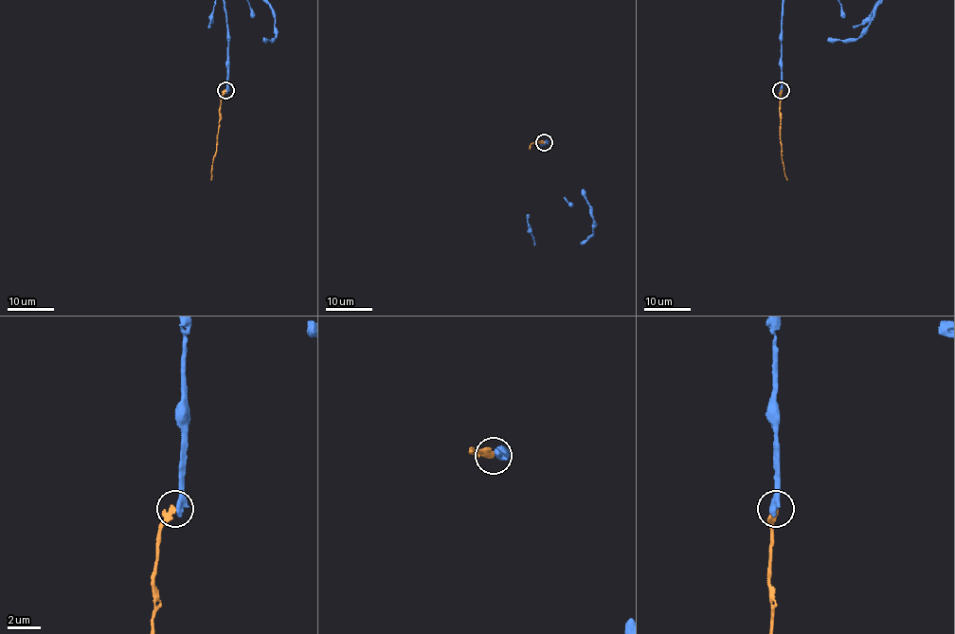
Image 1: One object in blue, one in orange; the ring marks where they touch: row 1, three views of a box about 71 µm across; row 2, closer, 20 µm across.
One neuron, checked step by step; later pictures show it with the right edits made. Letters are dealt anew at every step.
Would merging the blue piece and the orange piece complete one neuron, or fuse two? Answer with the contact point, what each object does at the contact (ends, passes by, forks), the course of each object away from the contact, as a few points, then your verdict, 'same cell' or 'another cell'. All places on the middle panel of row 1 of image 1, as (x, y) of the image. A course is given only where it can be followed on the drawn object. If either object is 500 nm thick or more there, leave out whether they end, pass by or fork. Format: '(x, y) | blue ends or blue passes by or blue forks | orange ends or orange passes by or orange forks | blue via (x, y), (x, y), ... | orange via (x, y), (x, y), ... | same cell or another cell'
(544, 142) | blue ends | orange ends | orange via (544, 142), (535, 141), (530, 149) | another cell

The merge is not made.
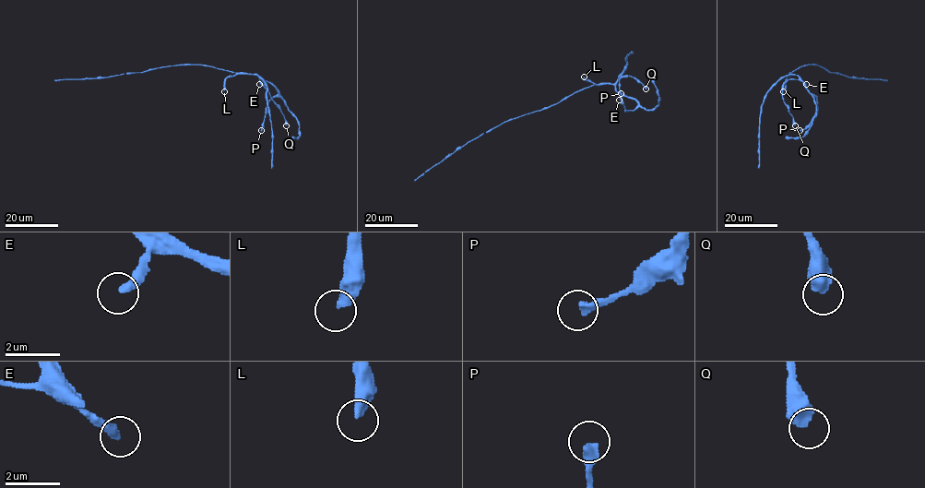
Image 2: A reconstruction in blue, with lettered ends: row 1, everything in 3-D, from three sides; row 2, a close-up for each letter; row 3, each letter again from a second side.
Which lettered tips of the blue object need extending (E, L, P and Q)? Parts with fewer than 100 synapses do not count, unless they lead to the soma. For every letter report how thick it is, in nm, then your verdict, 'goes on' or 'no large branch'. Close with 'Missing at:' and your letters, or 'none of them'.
E: 360 nm | no large branch
L: 360 nm | goes on
P: 360 nm | no large branch
Q: 550 nm | no large branch
Missing at: L

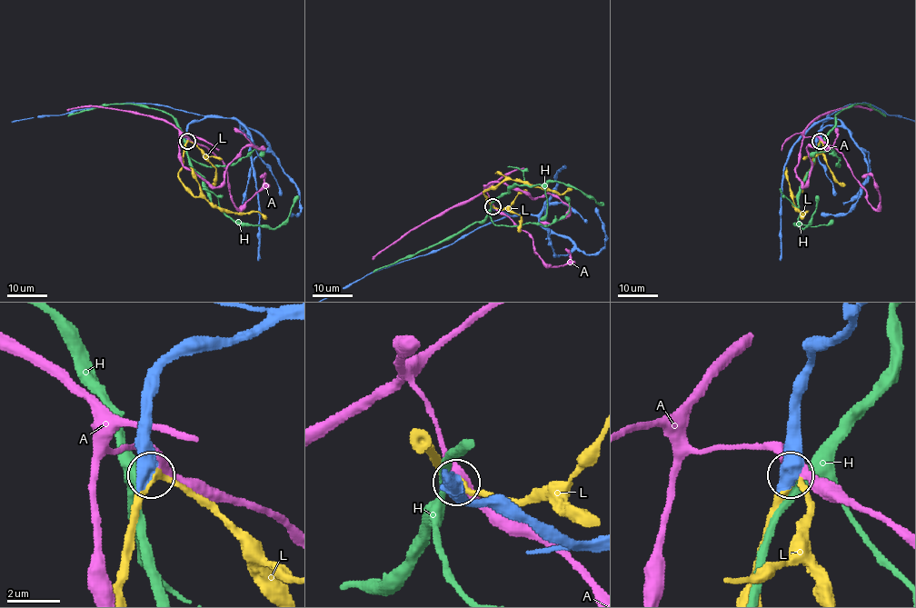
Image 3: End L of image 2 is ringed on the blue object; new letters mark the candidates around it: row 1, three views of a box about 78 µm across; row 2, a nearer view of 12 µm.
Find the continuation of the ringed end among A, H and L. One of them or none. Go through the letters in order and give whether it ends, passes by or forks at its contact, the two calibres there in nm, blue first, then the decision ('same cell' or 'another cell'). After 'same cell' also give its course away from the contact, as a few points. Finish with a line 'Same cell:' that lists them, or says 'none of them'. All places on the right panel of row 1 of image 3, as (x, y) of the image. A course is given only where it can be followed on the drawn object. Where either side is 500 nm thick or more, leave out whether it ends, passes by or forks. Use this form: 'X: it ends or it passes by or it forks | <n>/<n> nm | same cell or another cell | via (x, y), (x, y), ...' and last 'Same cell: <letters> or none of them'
A: 550/420 nm | another cell
H: 550/280 nm | another cell
L: 650/320 nm | same cell | via (820, 140), (814, 164), (802, 191), (792, 198), (792, 204), (801, 213), (808, 212), (802, 218)
Same cell: L

